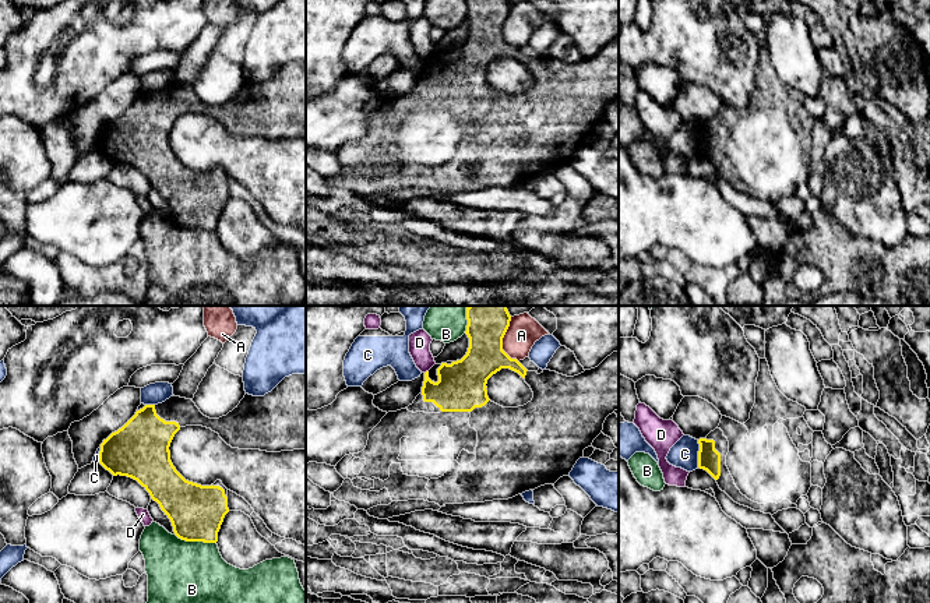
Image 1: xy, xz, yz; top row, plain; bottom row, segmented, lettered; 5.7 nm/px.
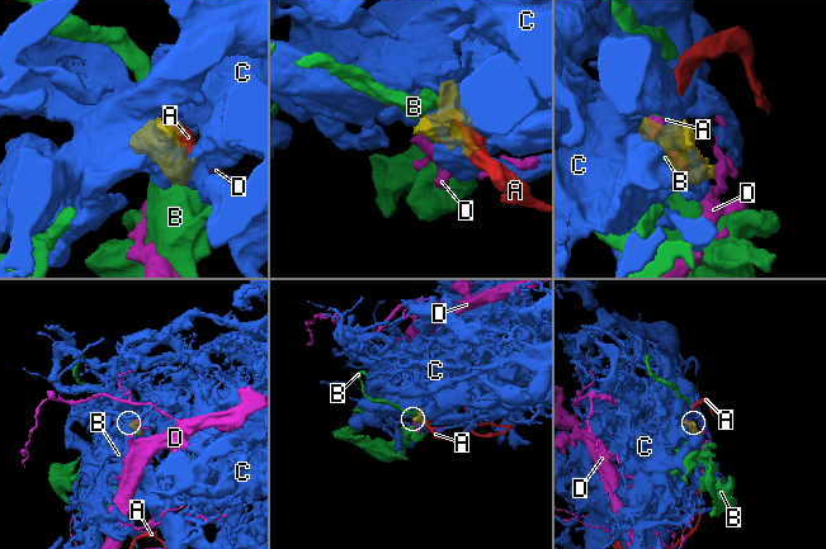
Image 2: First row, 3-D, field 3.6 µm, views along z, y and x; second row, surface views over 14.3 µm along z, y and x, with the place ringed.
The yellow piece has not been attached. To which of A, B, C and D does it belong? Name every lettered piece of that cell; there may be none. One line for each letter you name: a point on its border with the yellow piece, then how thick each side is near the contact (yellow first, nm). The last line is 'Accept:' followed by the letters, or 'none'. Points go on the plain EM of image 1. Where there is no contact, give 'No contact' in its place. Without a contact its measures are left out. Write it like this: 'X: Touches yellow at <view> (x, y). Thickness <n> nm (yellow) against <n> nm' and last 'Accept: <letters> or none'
Accept: none

